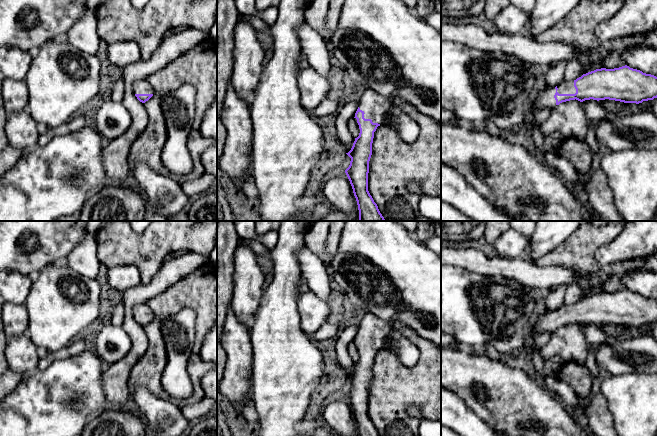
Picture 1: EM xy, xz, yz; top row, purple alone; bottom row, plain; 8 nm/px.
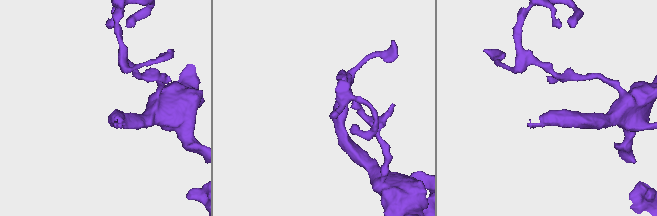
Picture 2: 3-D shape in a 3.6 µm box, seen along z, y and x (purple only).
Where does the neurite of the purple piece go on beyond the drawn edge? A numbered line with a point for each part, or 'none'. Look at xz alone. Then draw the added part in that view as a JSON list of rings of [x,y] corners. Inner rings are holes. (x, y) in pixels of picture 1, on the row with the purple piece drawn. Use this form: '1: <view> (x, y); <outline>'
1: xz (380, 109); [[[372,89],[364,91],[358,107],[365,113],[365,119],[391,126],[406,143],[413,143],[420,134],[420,127],[416,121],[396,106],[393,99],[382,96]]]

